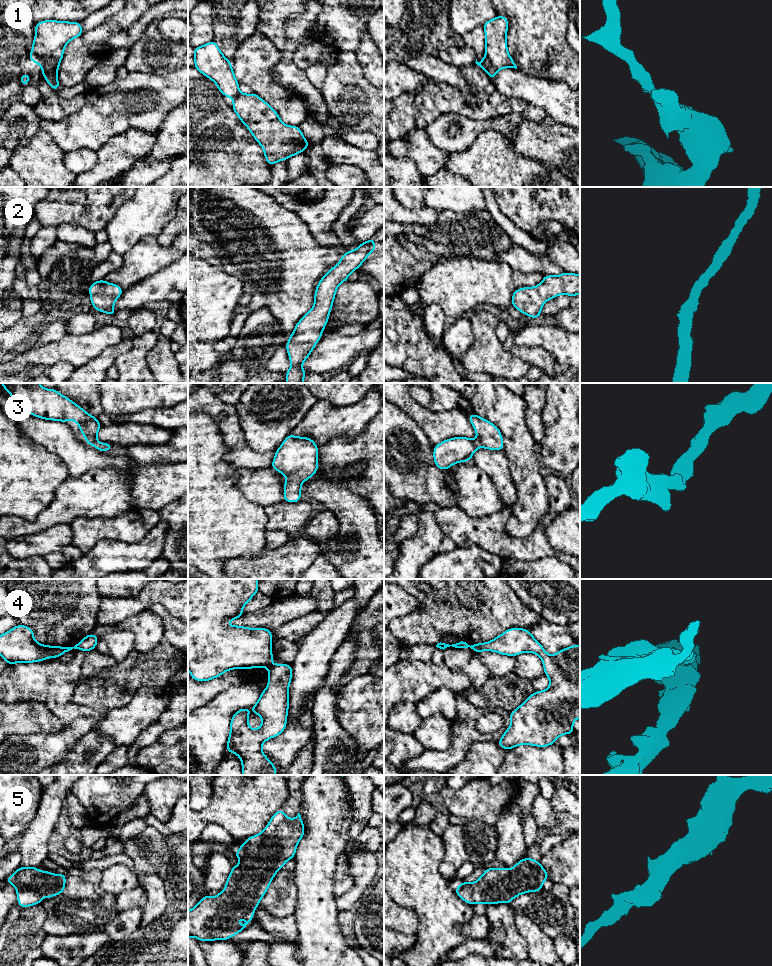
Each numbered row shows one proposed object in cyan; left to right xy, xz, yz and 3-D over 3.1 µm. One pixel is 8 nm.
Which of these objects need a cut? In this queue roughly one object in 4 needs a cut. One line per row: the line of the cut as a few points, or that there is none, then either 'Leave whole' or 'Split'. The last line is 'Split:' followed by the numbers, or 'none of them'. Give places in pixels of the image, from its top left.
1: Split along xy (32, 51), (42, 59), (43, 66). Split
2: No split. Leave whole
3: No split. Leave whole
4: Split along xz (271, 665), (268, 666). Split
5: No split. Leave whole
Split: 1, 4

